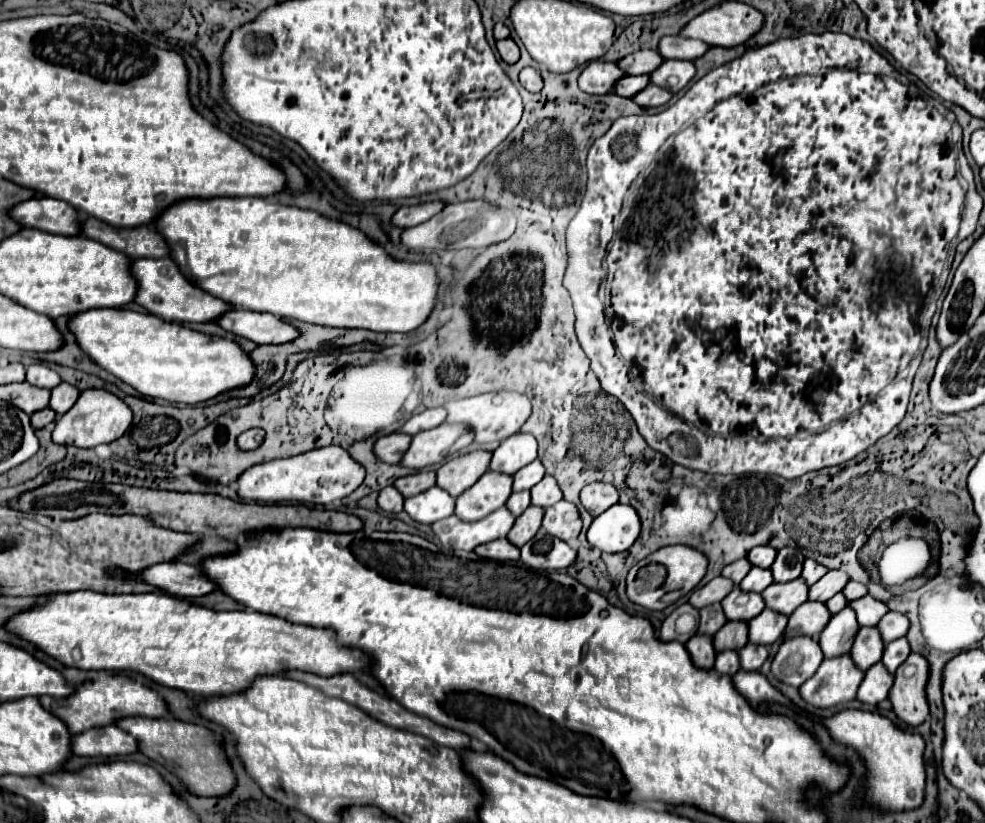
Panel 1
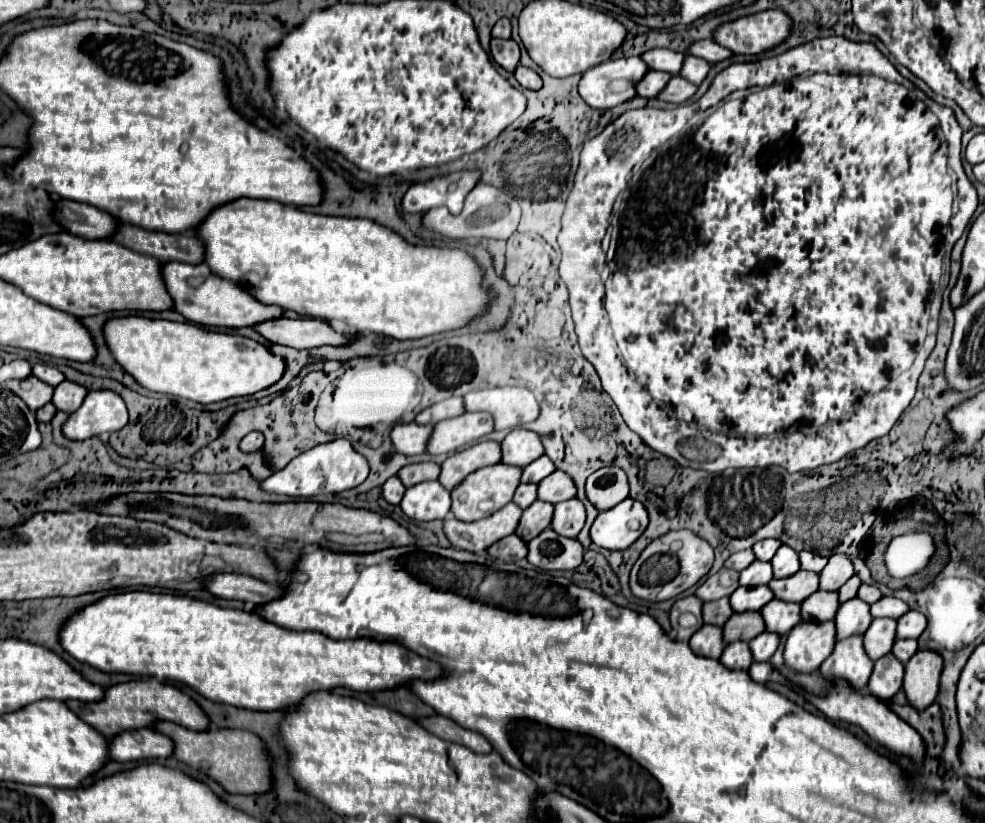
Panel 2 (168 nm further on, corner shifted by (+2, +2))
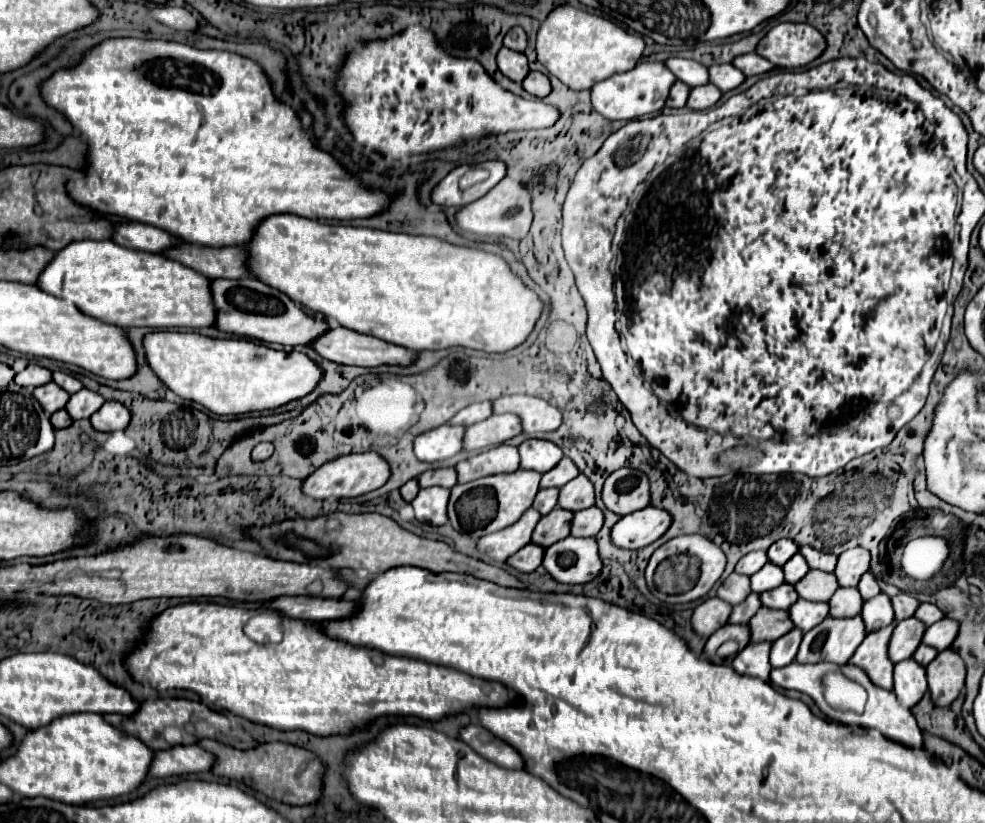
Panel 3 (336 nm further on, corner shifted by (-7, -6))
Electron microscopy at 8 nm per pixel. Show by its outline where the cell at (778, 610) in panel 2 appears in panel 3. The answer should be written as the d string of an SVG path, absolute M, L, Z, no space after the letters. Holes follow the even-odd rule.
M800 598L794 606L790 606L790 618L796 628L808 632L828 616L828 610L828 602L808 602Z

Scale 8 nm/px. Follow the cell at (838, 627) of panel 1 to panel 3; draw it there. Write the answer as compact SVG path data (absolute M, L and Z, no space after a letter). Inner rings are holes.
M880 592L878 596L866 600L862 608L862 618L866 624L866 632L888 626L894 620L894 608L890 606L890 596Z

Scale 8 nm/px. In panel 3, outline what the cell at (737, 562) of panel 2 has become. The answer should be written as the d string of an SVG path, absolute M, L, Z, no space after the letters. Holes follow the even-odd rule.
M756 550L756 552L746 554L742 560L738 560L738 564L736 564L736 572L738 572L738 574L752 576L752 574L756 574L766 562L768 562L766 552L764 552L764 550Z

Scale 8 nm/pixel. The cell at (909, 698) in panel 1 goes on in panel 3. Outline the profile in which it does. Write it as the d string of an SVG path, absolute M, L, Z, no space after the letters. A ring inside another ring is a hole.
M954 650L940 652L928 666L928 690L936 706L952 704L964 690L966 666Z

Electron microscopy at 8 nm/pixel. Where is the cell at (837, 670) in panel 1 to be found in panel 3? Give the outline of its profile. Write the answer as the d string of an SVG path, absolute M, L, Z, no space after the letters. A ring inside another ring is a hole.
M892 622L886 628L870 632L864 638L864 642L858 646L856 654L850 658L850 664L864 668L870 680L886 690L892 690L894 686L894 678L892 678L894 662L890 662L888 658L888 642L894 632L894 626L896 622Z

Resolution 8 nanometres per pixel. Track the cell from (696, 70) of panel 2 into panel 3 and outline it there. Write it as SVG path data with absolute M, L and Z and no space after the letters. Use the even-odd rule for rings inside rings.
M714 64L710 66L710 82L716 84L722 92L738 88L746 76L734 64Z

